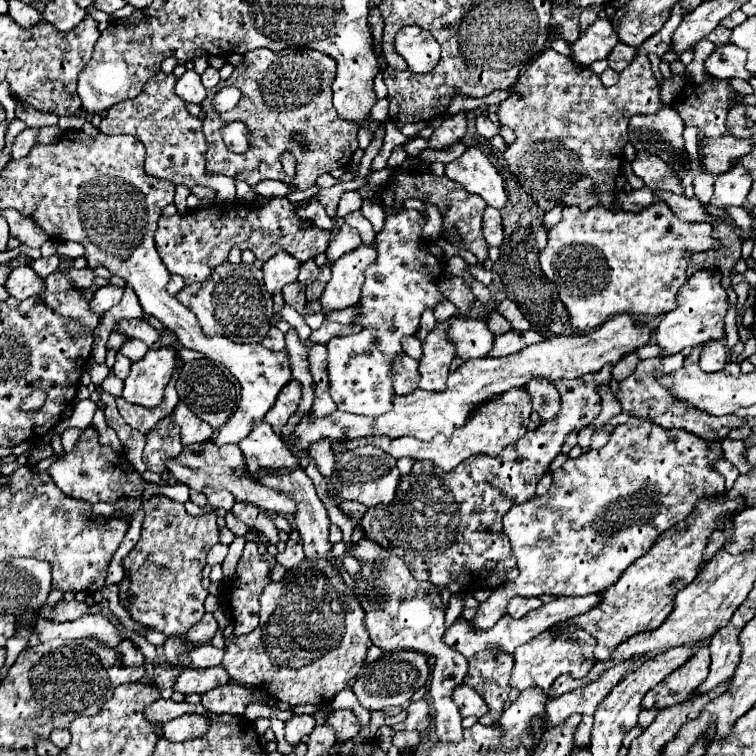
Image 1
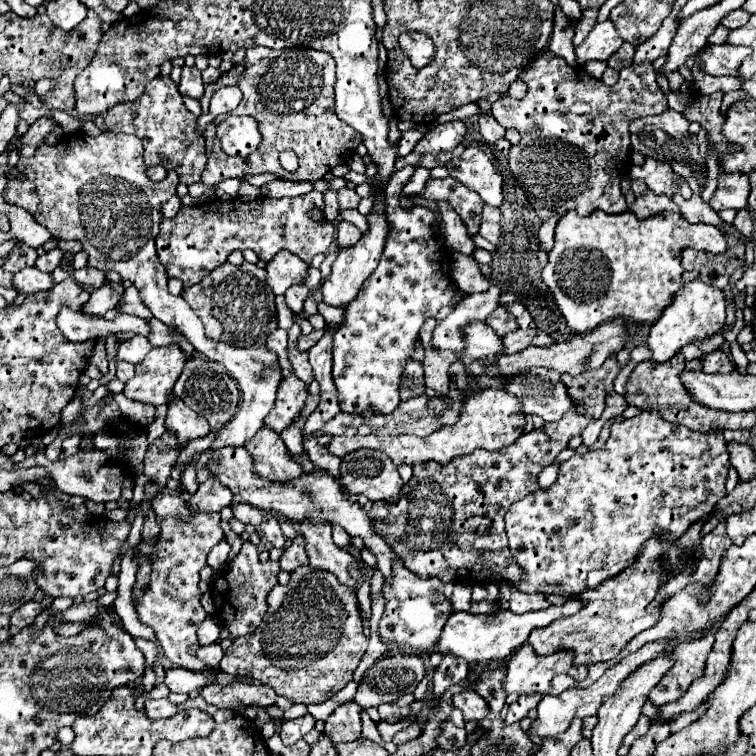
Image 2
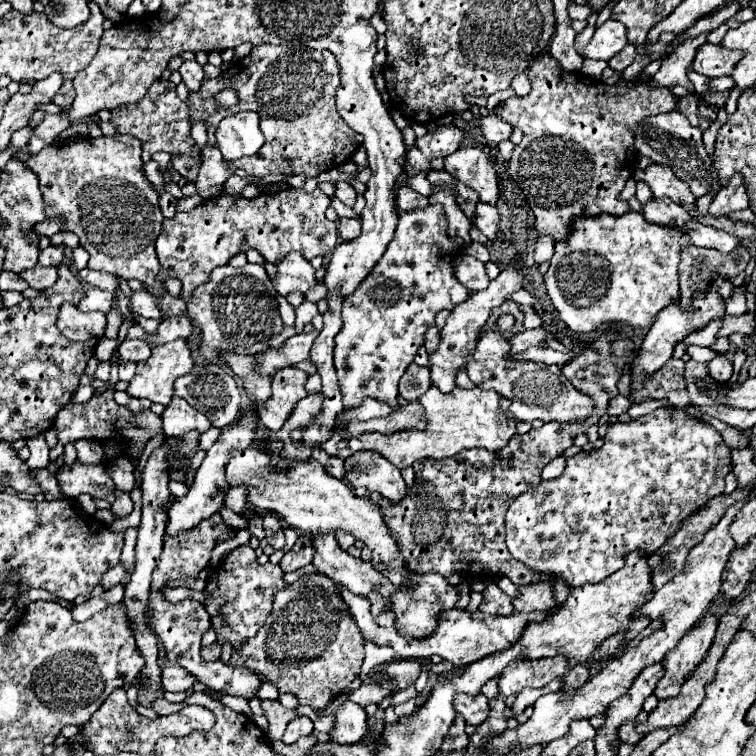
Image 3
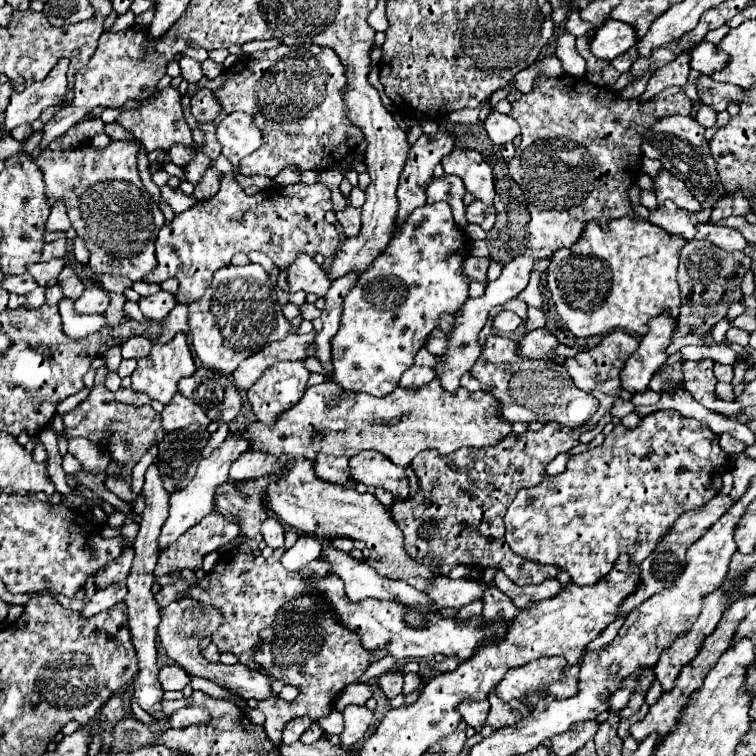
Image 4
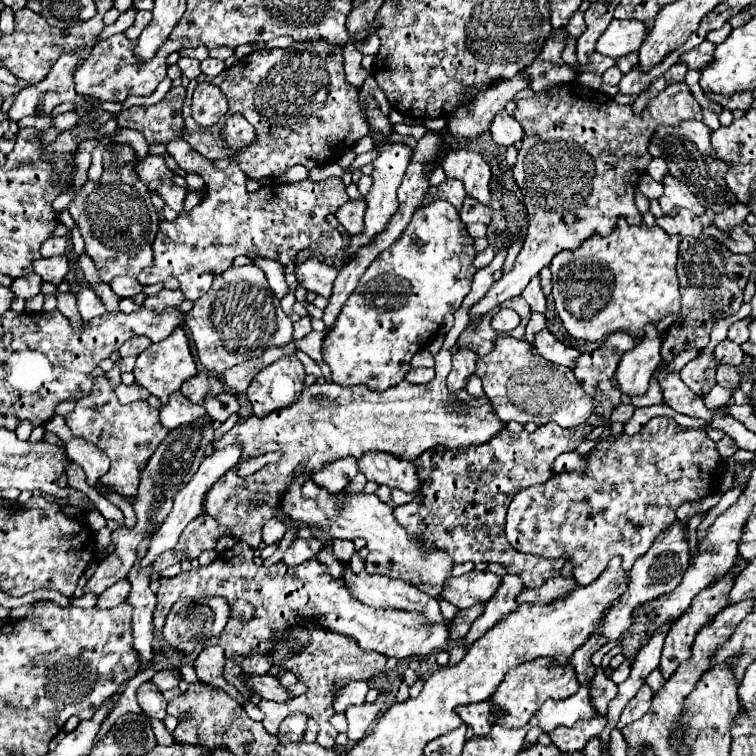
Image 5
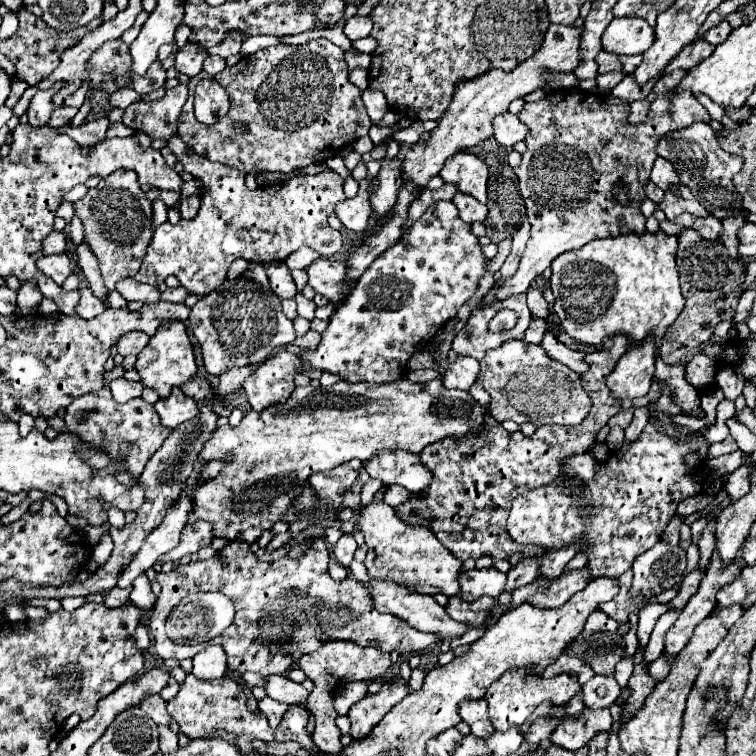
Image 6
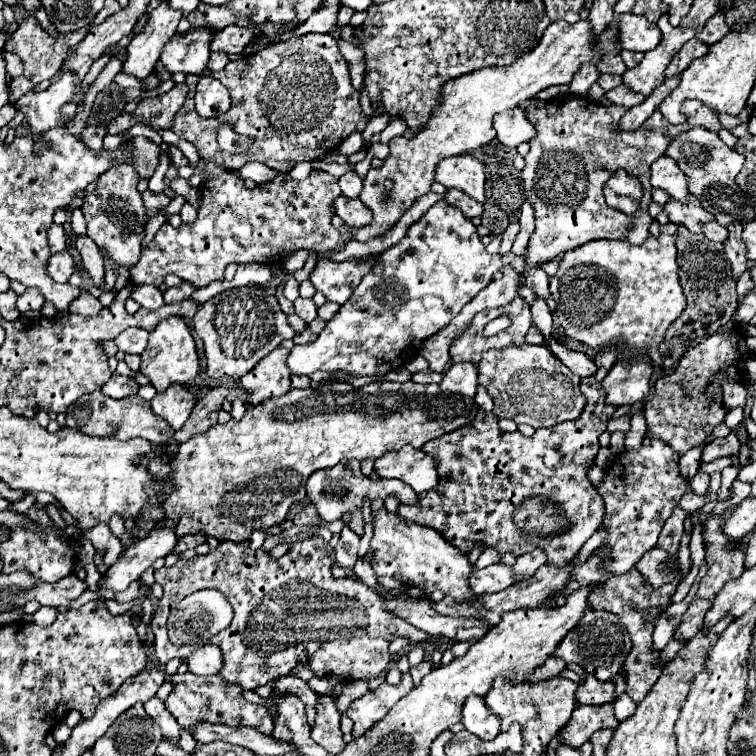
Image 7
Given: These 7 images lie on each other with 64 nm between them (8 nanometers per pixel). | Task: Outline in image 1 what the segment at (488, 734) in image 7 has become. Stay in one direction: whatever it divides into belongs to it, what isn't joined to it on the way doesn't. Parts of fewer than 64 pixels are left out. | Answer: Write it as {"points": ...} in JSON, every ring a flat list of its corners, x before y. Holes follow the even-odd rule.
{"points":[[460,684,454,694,452,694,452,700,458,704,460,708,460,714,466,718,466,716,484,716,488,712,488,706,484,704,484,700,472,690,468,688,466,684]]}

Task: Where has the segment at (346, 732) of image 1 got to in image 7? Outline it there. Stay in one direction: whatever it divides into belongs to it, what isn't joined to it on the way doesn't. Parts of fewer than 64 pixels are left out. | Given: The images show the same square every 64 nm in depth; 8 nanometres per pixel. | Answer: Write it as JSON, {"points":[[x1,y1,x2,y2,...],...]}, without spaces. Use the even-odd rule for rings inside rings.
{"points":[[406,672,402,674,402,680,398,686,384,682,376,690,366,692,360,700,352,700,352,704,346,710,346,716,352,718,354,722,352,736,354,738,362,736,370,726,382,720,384,714,388,714,388,710,410,690,412,690,412,678,410,678,410,672]]}

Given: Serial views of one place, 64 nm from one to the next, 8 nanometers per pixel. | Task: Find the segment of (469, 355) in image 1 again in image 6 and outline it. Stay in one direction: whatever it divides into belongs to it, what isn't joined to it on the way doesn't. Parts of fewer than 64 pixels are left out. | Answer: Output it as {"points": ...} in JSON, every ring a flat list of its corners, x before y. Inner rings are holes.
{"points":[[510,340,496,350,488,350,480,362,478,380,492,398,490,414,498,422,530,422,536,428,546,424,576,426,590,410,590,398,580,384,580,376,558,360,552,360,540,346,524,340]]}

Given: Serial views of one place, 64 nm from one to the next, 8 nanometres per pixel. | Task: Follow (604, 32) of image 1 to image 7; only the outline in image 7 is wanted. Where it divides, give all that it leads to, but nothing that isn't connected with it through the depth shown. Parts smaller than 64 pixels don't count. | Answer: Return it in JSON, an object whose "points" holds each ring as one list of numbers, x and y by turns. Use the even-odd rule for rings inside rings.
{"points":[[624,14,616,22,620,24,622,48,626,48,626,50,648,52,648,50,656,48,656,44,660,44,660,40,662,40,660,28,656,24,644,20,644,16]]}

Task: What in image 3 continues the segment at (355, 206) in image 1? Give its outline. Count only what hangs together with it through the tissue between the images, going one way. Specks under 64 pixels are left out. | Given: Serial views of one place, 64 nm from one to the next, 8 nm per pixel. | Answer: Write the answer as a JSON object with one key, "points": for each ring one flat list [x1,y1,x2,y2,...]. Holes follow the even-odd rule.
{"points":[[340,181,337,184,335,195,341,200,345,205,352,207,356,201,357,193,354,188,344,181]]}

